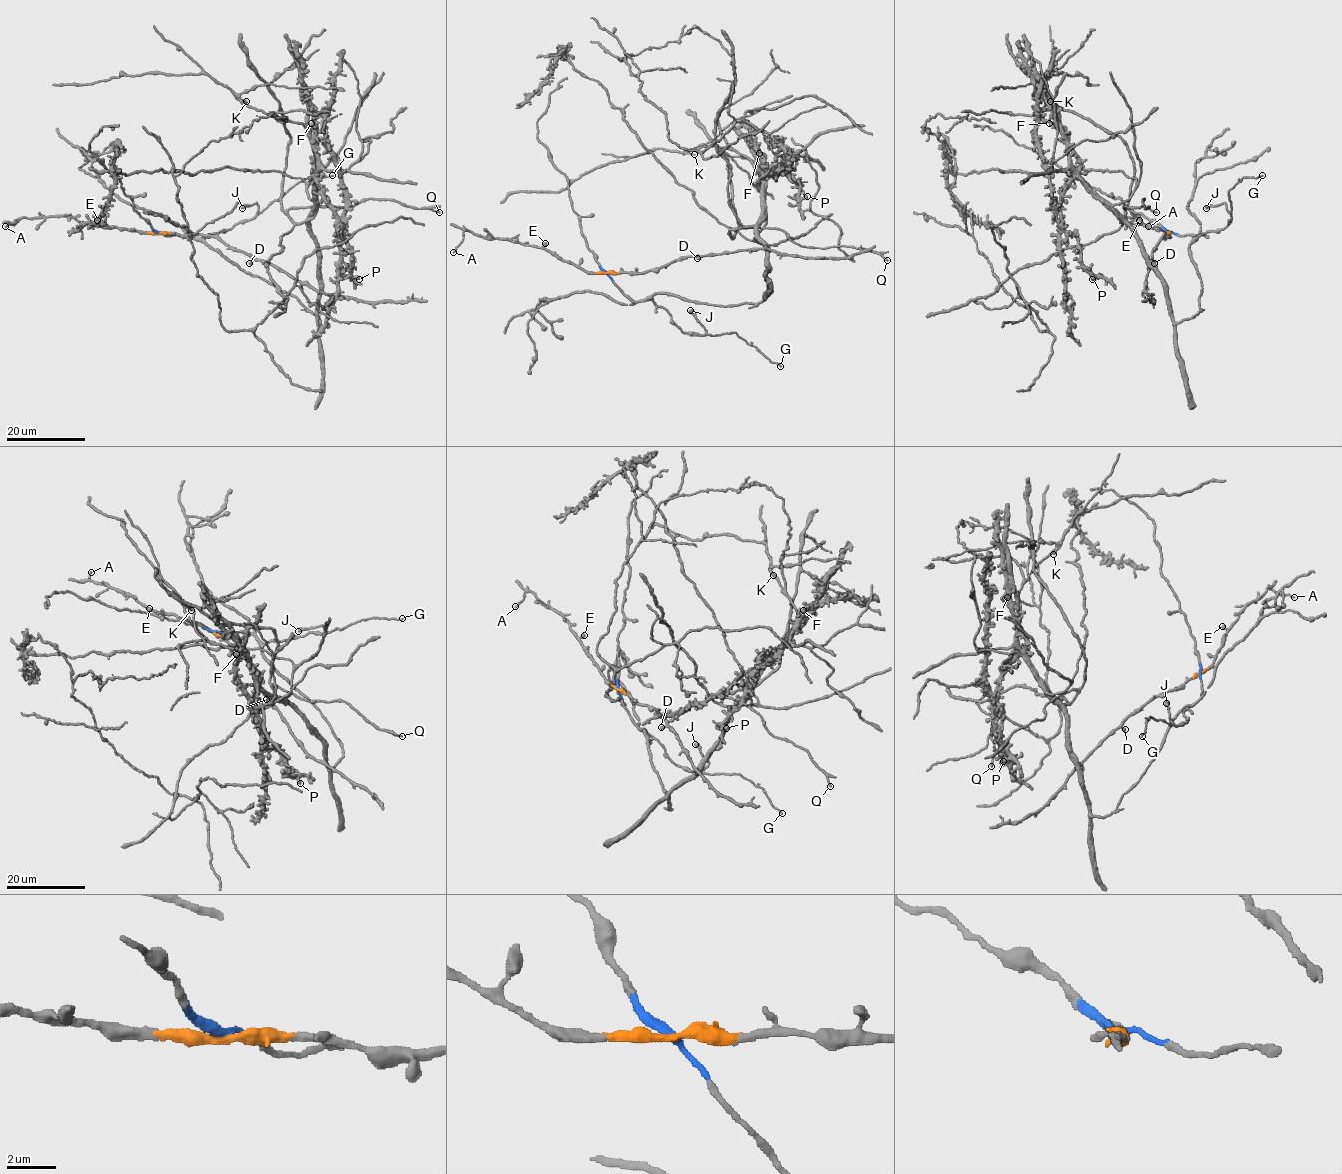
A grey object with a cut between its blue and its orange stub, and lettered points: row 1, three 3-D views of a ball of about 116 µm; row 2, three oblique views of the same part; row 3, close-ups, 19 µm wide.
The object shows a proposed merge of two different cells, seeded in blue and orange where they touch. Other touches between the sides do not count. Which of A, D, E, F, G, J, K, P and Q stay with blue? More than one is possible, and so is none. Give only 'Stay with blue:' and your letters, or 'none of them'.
Stay with blue: F, G, J, K, P, Q

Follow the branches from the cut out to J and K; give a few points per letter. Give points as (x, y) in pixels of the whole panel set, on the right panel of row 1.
J: (1168, 232), (1196, 235), (1197, 238), (1202, 233), (1218, 231), (1228, 223), (1231, 216), (1224, 203), (1206, 208)
K: (1168, 232), (1197, 236), (1200, 310), (1179, 322), (1136, 232), (1043, 118), (1050, 101)

